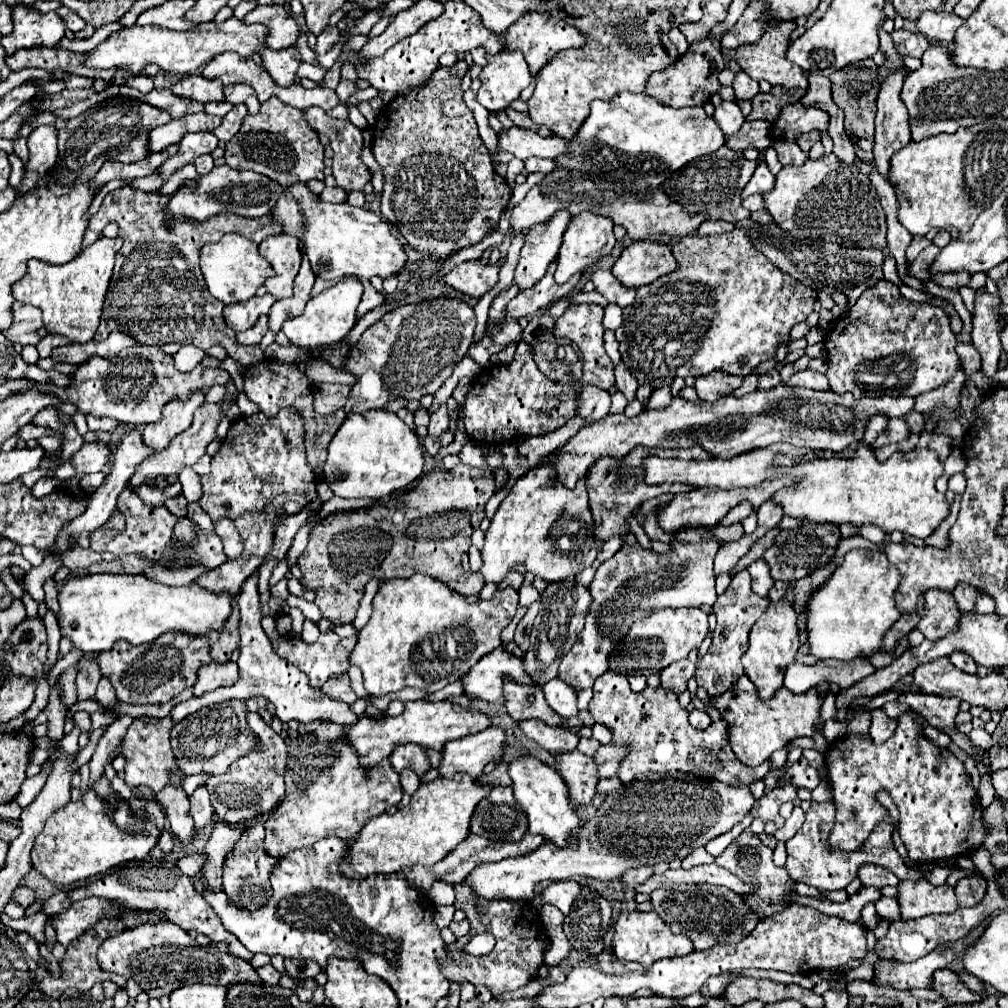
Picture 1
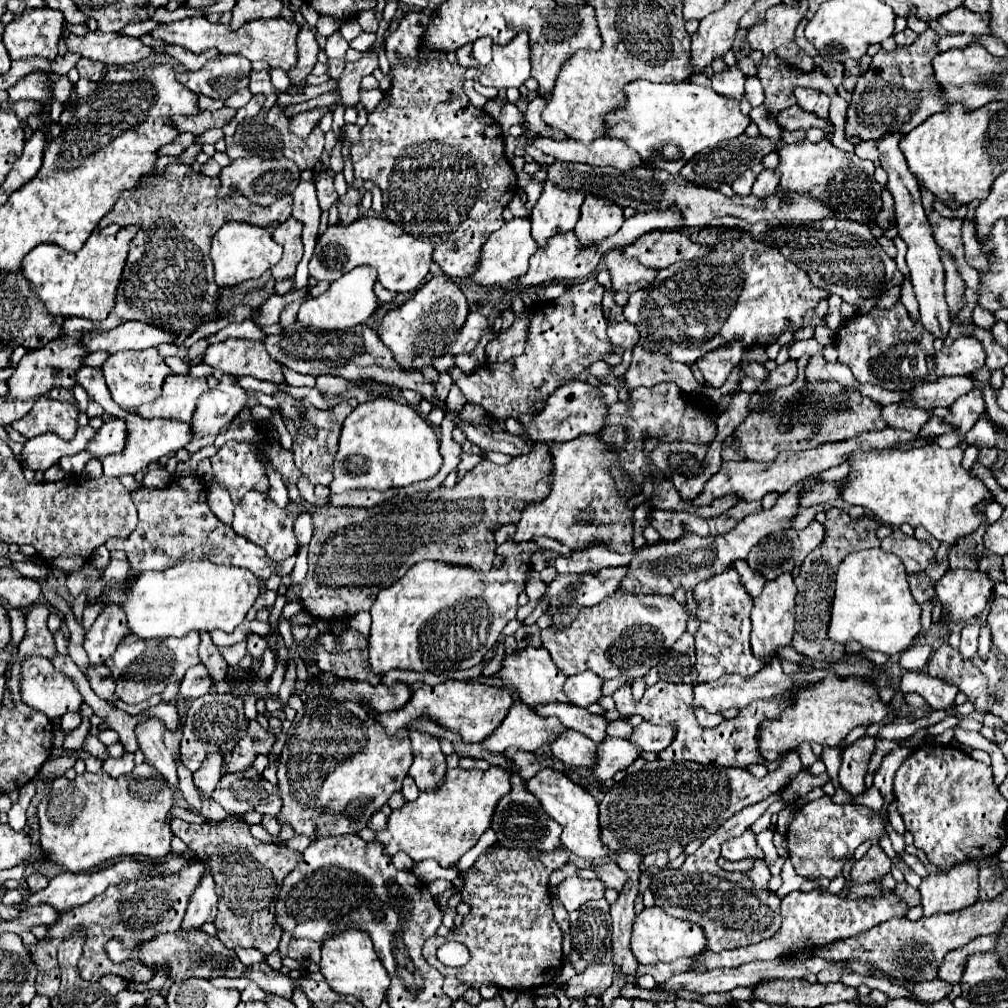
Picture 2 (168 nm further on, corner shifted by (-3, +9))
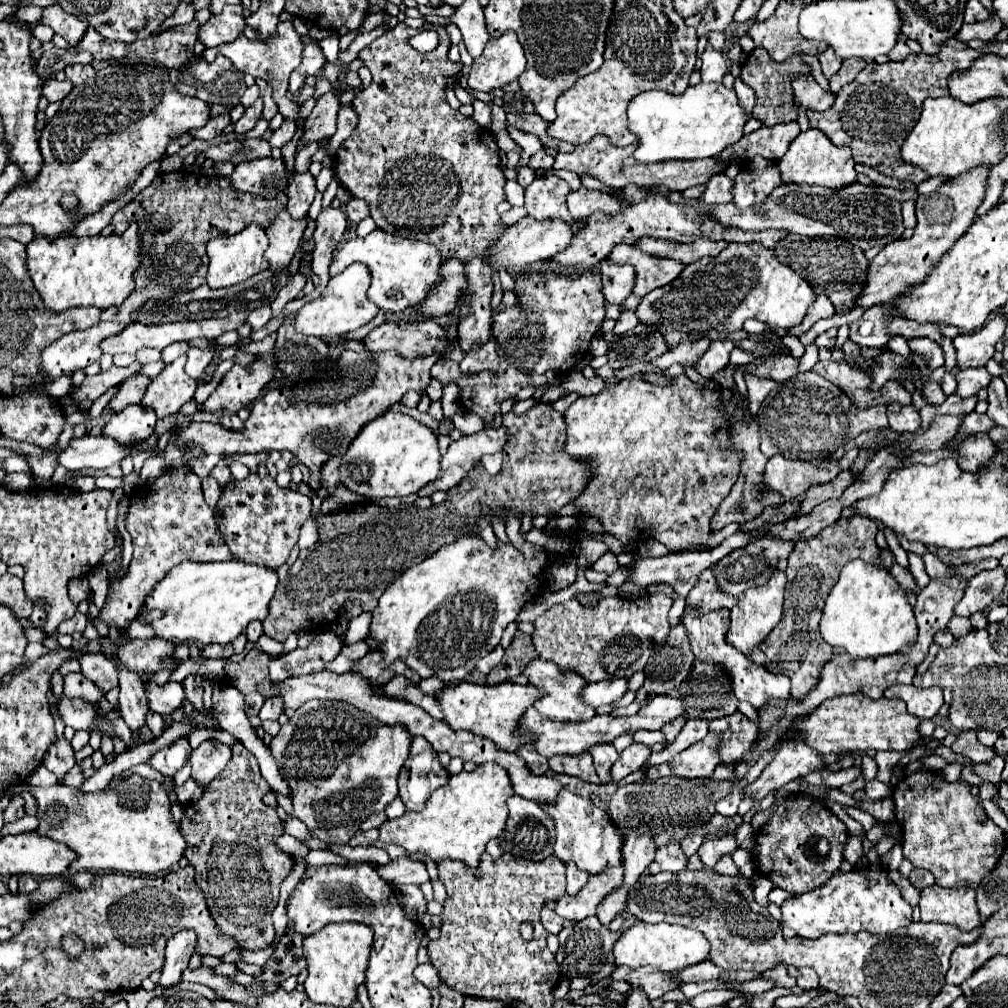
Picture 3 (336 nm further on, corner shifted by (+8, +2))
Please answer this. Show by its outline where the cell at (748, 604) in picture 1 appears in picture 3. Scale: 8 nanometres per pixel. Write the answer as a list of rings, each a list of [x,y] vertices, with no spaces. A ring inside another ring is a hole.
[[[686,608],[682,624],[684,624],[686,634],[690,638],[694,658],[704,660],[704,662],[714,662],[716,666],[726,670],[726,674],[728,674],[728,678],[732,682],[734,696],[738,700],[748,700],[754,708],[760,708],[770,696],[782,698],[782,700],[790,698],[791,683],[788,676],[774,674],[774,672],[766,670],[764,666],[758,666],[758,664],[750,662],[748,656],[734,650],[734,646],[730,646],[726,642],[726,630],[730,628],[730,610],[722,608],[722,610],[714,610],[710,614],[698,614],[694,608]]]

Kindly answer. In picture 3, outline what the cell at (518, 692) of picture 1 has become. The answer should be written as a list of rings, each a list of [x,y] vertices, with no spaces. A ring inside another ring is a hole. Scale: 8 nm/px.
[[[598,744],[598,746],[590,746],[588,750],[594,758],[594,768],[600,776],[602,782],[610,782],[610,776],[608,776],[608,770],[610,766],[618,760],[618,752],[612,744]]]

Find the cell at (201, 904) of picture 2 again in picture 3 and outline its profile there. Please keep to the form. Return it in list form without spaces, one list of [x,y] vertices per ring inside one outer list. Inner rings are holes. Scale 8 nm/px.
[[[180,930],[168,940],[166,958],[164,958],[162,976],[160,976],[162,986],[174,986],[180,982],[180,974],[192,958],[196,950],[196,942],[198,942],[198,936],[194,934],[194,930]]]

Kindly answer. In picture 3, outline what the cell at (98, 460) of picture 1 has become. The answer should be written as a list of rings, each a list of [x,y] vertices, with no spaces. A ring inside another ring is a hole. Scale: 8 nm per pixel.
[[[126,406],[122,412],[112,414],[108,424],[102,428],[102,434],[122,444],[140,442],[152,434],[156,420],[158,418],[152,410],[146,410],[142,406]]]

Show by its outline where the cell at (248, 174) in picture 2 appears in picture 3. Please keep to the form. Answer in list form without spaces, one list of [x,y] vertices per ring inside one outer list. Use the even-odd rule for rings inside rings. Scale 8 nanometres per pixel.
[[[260,158],[238,164],[230,176],[230,184],[238,192],[250,192],[270,200],[286,190],[288,178],[284,176],[284,164],[280,160]]]

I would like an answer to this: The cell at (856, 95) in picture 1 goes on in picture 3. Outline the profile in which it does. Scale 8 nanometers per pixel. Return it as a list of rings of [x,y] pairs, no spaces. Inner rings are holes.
[[[848,58],[842,62],[842,68],[830,78],[830,88],[834,94],[838,94],[838,90],[842,86],[846,86],[850,80],[856,78],[856,74],[862,70],[862,66],[866,66],[866,62],[862,58]]]

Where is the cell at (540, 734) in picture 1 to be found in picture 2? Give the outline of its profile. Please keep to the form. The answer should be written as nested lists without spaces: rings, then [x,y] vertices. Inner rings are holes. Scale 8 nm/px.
[[[569,729],[557,741],[551,743],[551,753],[571,767],[593,767],[597,759],[597,743],[585,739],[585,735]]]

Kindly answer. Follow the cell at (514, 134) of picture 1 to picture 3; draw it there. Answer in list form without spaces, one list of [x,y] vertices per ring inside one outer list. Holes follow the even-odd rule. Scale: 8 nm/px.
[[[598,136],[586,144],[576,146],[574,152],[570,152],[570,154],[556,154],[552,168],[570,170],[576,176],[588,174],[610,188],[624,188],[628,184],[636,184],[636,186],[662,186],[664,184],[668,190],[686,190],[696,184],[706,184],[710,180],[710,176],[718,174],[724,166],[724,162],[716,162],[714,158],[704,158],[704,160],[694,160],[694,162],[644,164],[644,162],[634,160],[632,152],[634,152],[634,144],[626,146],[626,148],[616,148],[608,142],[608,138]]]

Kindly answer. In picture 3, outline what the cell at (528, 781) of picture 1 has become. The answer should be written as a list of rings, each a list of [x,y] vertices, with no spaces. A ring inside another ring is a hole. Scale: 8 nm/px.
[[[564,788],[562,794],[558,794],[558,802],[552,802],[552,806],[542,806],[542,810],[554,820],[556,826],[554,854],[564,864],[574,862],[580,870],[586,870],[588,874],[596,874],[606,866],[620,864],[622,834],[612,826],[608,814],[598,806],[594,806],[590,800]]]

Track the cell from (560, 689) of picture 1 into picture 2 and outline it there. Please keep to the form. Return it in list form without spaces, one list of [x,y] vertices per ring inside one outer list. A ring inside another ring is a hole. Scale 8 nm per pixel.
[[[585,671],[585,675],[573,675],[565,681],[565,693],[577,707],[587,707],[599,701],[603,695],[601,689],[603,679],[597,675],[589,675],[589,671]]]

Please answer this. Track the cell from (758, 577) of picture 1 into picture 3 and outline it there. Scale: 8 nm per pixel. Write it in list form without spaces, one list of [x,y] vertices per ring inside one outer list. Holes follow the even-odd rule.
[[[708,568],[700,574],[696,586],[690,590],[690,594],[686,598],[686,606],[694,606],[696,610],[700,610],[700,614],[708,614],[718,608],[730,608],[730,606],[734,606],[736,600],[738,600],[738,596],[722,594],[718,590],[718,584],[714,584],[714,574]]]

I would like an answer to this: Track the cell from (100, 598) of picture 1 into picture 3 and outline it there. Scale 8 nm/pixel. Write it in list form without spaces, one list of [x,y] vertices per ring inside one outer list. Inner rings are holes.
[[[242,560],[228,562],[182,562],[174,566],[144,600],[144,614],[160,610],[162,618],[146,622],[144,614],[138,616],[140,624],[154,628],[160,638],[200,640],[206,644],[228,644],[240,636],[250,620],[264,620],[268,604],[276,592],[278,576],[274,570],[246,564]]]

